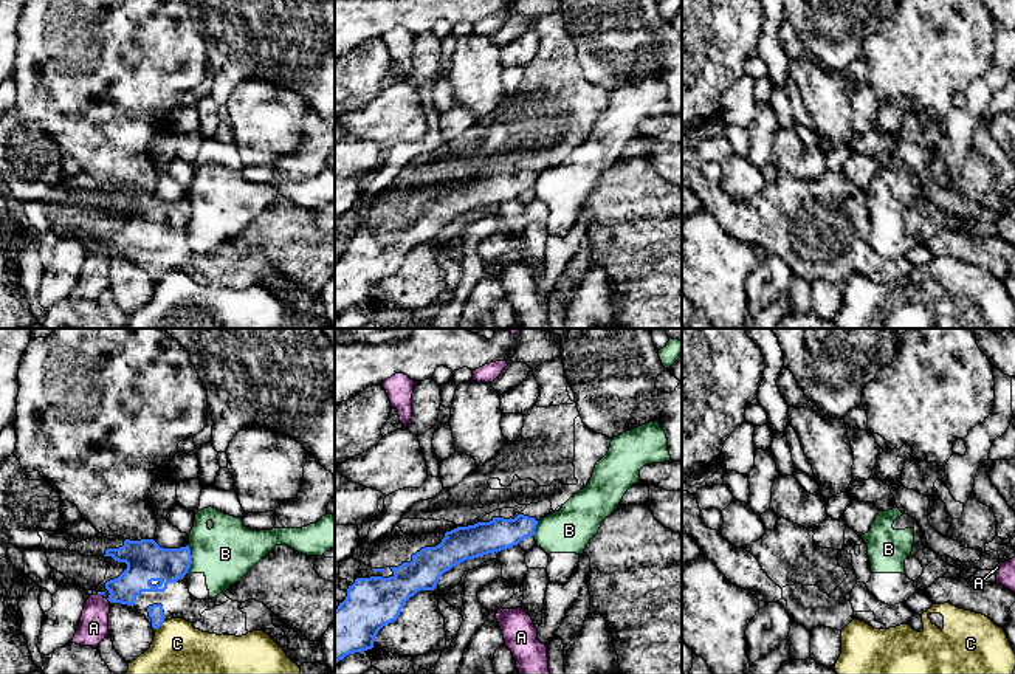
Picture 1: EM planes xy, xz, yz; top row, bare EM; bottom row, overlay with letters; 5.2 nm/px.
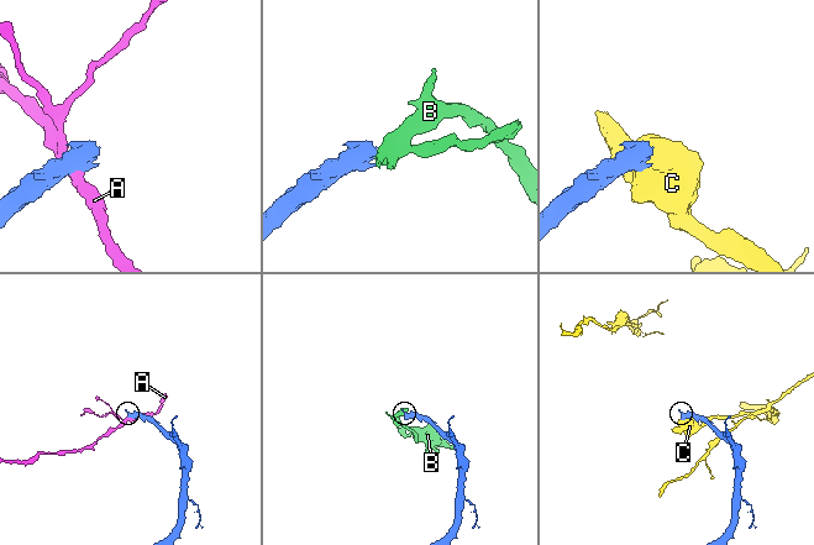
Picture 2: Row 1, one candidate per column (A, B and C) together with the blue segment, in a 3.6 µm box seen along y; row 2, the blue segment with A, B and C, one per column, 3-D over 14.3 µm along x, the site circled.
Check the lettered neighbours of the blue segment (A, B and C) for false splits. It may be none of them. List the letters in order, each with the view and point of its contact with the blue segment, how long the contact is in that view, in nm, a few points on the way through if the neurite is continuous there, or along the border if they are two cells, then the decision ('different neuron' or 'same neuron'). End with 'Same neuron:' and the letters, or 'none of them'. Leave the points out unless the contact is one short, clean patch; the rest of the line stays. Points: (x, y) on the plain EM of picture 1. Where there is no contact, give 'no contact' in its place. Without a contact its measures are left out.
A: meets blue in xy at (109, 253); contact 40 nm long; border along xy (106, 251), (110, 254); different neuron
B: meets blue in xy at (191, 213); contact 140 nm long; border along xy (189, 199), (191, 219), (186, 225); different neuron
C: meets blue in xy at (160, 278); contact 70 nm long; border along xy (165, 275), (155, 282); different neuron
Same neuron: none of them

